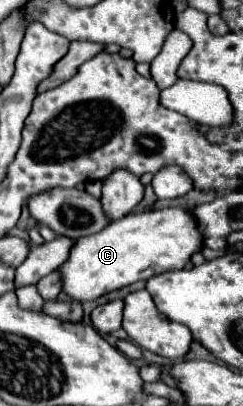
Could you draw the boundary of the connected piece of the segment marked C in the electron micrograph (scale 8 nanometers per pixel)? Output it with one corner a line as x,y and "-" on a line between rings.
159,209
145,213
129,213
113,221
95,235
81,237
73,243
67,261
57,269
61,275
61,291
73,301
85,303
97,297
127,287
137,281
147,281
165,271
183,269
189,257
201,247
201,233
189,209

